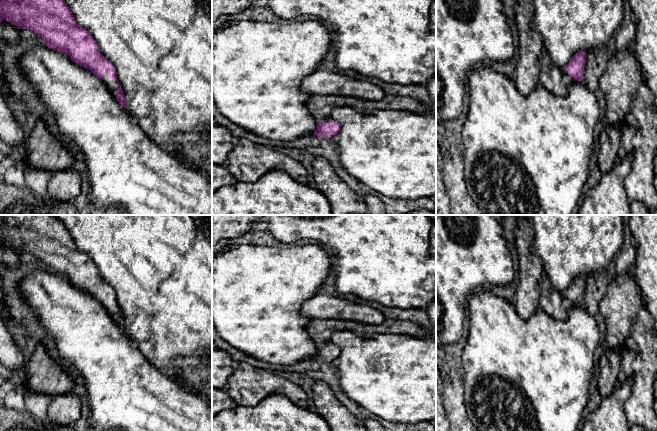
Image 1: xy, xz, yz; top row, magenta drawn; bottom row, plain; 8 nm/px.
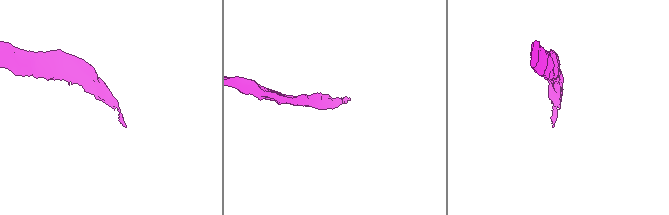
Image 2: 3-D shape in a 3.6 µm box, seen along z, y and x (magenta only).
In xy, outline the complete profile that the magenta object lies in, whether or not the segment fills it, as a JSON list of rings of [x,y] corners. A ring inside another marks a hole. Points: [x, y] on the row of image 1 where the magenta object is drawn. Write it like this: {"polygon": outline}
{"polygon": [[[0,0],[0,23],[3,20],[22,29],[34,31],[48,48],[65,52],[72,62],[87,68],[101,79],[119,104],[126,108],[126,97],[118,82],[114,65],[101,54],[92,35],[76,23],[64,0]]]}

